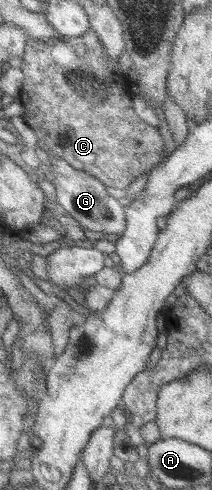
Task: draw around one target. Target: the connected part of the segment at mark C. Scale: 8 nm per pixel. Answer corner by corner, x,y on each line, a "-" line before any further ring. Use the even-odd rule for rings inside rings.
88,29
83,35
72,38
50,39
50,41
34,41
33,39
27,39
19,69
23,74
18,95
19,103
21,107
23,107
21,116
24,119
24,123
35,133
36,146
44,151
49,158
55,159
55,157
59,157
59,159
63,159
63,161
70,167
73,167
73,169
83,171
83,173
91,175
93,179
97,179
105,188
111,187
121,190
126,189
130,183
142,173
146,173
153,169
153,167
165,157
165,146
158,133
157,127
150,126
146,122
143,122
131,109
130,98
133,92
132,84
129,82
128,78
121,73
121,70
119,70
117,59
109,57
106,50
102,48
93,30

